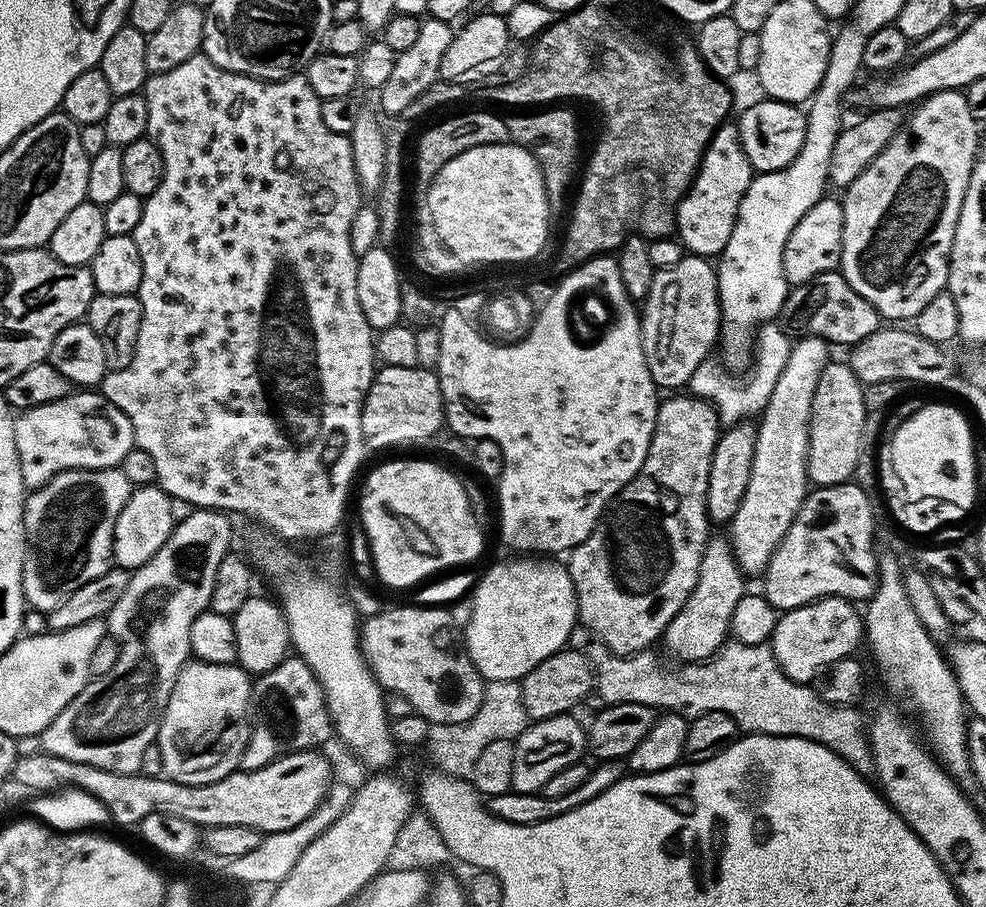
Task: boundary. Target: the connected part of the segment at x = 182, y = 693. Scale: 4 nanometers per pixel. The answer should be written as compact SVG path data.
M196 660L185 664L174 682L170 702L160 723L158 743L162 750L164 776L179 784L209 784L226 778L241 767L240 751L254 736L254 684L248 673L237 663L208 664Z

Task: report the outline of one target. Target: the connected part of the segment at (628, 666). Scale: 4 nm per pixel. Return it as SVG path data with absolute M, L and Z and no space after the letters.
M581 624L573 628L568 644L573 651L582 652L591 662L593 691L588 703L594 710L638 702L657 710L680 712L688 704L684 696L692 696L692 716L728 712L745 733L801 736L816 740L842 757L854 771L861 774L873 771L872 748L868 745L865 717L860 717L861 709L847 704L828 704L818 695L815 687L789 680L767 643L744 645L728 642L706 661L681 664L667 664L659 660L652 650L636 652L633 656L620 656Z

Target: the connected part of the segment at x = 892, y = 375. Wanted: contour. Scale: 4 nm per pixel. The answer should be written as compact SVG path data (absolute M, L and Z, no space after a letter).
M882 326L870 338L851 345L852 352L846 357L846 363L852 373L867 386L874 382L902 380L912 384L948 384L956 376L956 364L948 353L947 347L922 338L914 330L908 332L904 326Z

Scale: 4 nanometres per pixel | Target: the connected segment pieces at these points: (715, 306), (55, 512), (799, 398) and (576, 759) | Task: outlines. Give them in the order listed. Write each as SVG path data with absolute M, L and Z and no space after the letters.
M685 254L674 266L656 269L654 282L642 301L640 333L646 366L650 366L657 389L680 390L687 385L694 370L713 355L721 323L718 278L711 259Z
M118 468L66 470L41 488L29 491L24 501L24 569L22 590L29 609L53 612L78 586L102 578L113 567L114 522L130 498L133 485Z
M804 334L800 338L800 341L797 339L793 343L782 375L778 377L778 383L758 417L749 485L730 523L732 552L740 564L741 572L745 574L765 571L772 552L790 530L804 497L810 491L808 424L812 420L812 403L814 390L818 390L818 378L822 378L822 370L830 362L830 345L821 336Z
M565 714L537 720L530 723L527 730L514 743L514 778L512 779L512 791L522 794L543 793L546 782L554 778L566 766L574 766L585 759L588 752L588 738L583 723L575 720L575 715Z

